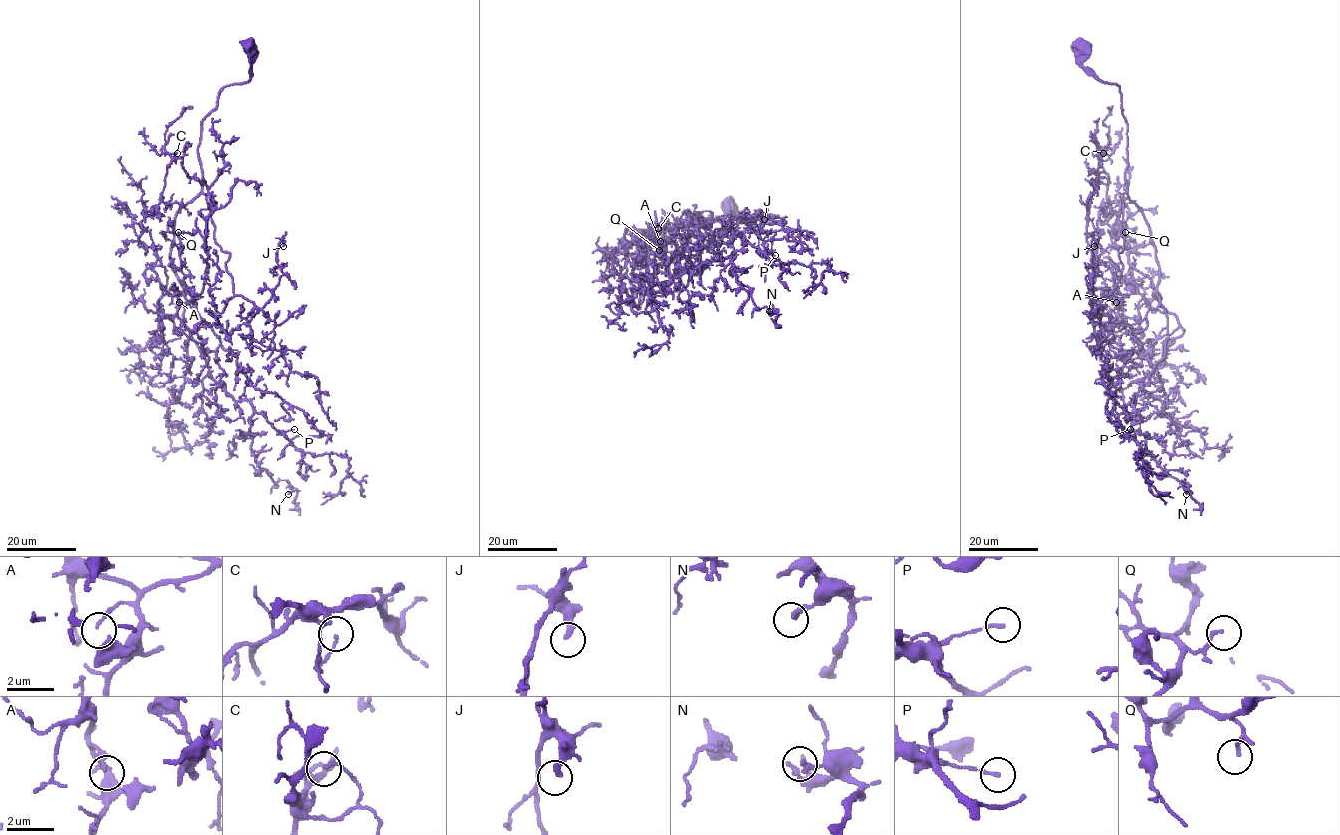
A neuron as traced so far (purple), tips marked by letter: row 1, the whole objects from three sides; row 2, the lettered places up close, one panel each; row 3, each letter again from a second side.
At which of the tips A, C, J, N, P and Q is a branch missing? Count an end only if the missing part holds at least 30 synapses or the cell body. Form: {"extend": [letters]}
{"extend": []}

